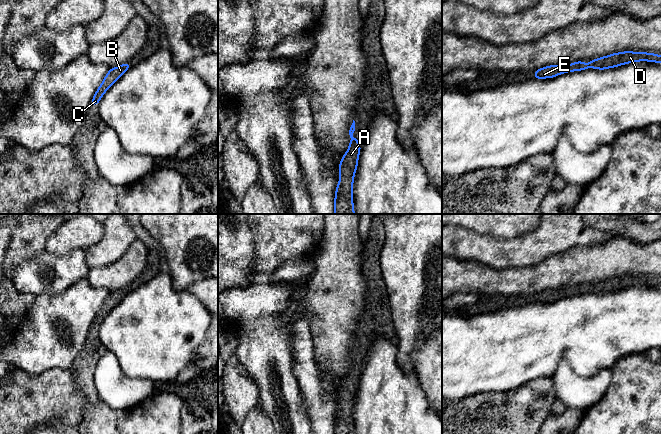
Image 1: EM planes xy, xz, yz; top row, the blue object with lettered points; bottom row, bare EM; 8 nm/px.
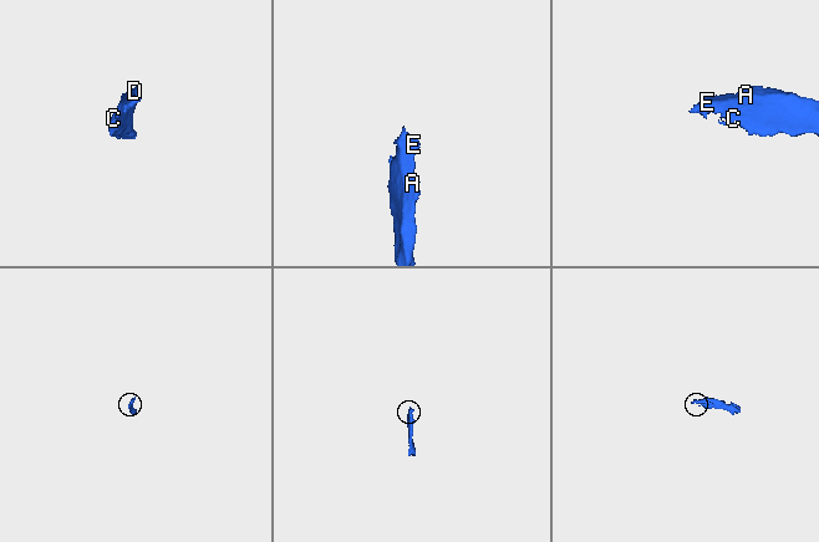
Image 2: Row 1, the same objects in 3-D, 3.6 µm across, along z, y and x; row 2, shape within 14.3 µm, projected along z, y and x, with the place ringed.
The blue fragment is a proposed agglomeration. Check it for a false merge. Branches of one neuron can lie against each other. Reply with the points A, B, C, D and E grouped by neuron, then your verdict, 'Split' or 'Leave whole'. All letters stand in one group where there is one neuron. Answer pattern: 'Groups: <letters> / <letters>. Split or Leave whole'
Groups: A B C D E. Leave whole

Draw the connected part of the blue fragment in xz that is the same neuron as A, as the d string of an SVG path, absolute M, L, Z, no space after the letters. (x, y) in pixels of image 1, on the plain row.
M353 344L349 354L351 362L349 371L338 391L339 407L335 414L334 434L354 434L352 414L361 375L359 364L353 361L354 355L355 345Z

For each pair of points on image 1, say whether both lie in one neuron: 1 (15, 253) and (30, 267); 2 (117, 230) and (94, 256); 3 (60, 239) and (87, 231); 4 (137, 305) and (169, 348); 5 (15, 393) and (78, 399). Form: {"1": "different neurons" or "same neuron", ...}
{"1": "different neurons", "2": "same neuron", "3": "same neuron", "4": "same neuron", "5": "same neuron"}

